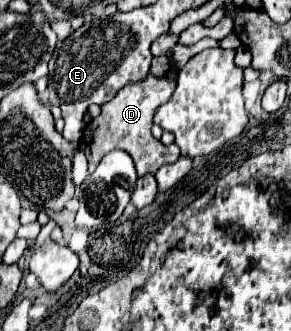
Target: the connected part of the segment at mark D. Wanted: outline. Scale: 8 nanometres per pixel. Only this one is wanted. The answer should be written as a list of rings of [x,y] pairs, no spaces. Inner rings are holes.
[[[147,75],[141,83],[131,83],[131,85],[123,87],[115,99],[105,103],[101,107],[101,115],[89,123],[89,133],[85,127],[85,133],[81,139],[81,147],[85,149],[85,153],[87,153],[87,141],[89,141],[89,155],[87,155],[89,157],[89,173],[93,173],[97,163],[101,161],[101,157],[113,149],[123,149],[133,157],[139,177],[143,177],[147,173],[157,173],[157,169],[165,163],[175,163],[179,159],[177,145],[175,143],[163,145],[159,139],[155,139],[151,135],[155,111],[159,105],[166,103],[171,98],[173,89],[175,89],[175,77]]]

